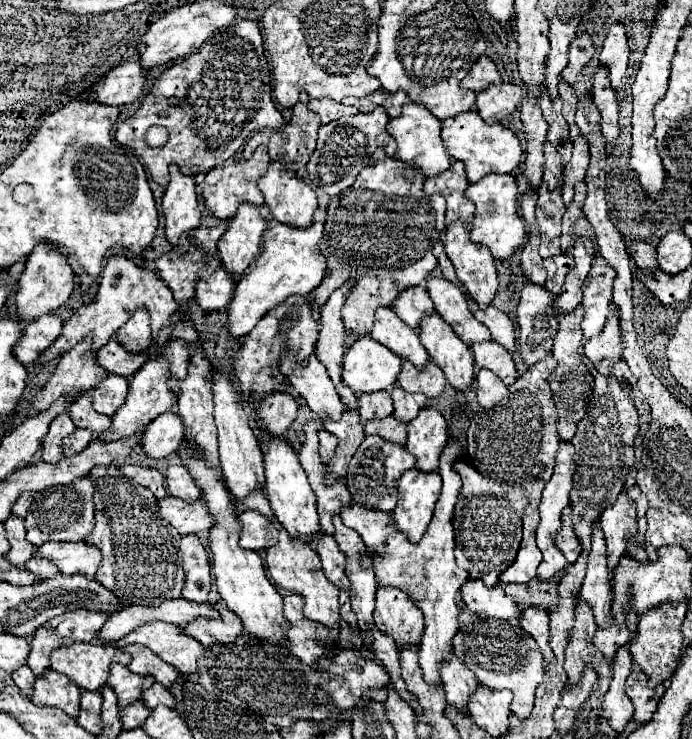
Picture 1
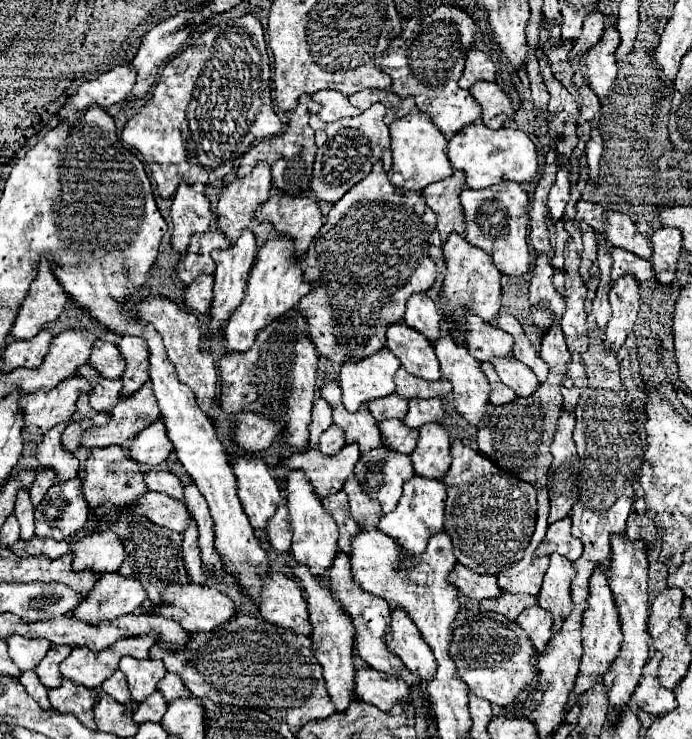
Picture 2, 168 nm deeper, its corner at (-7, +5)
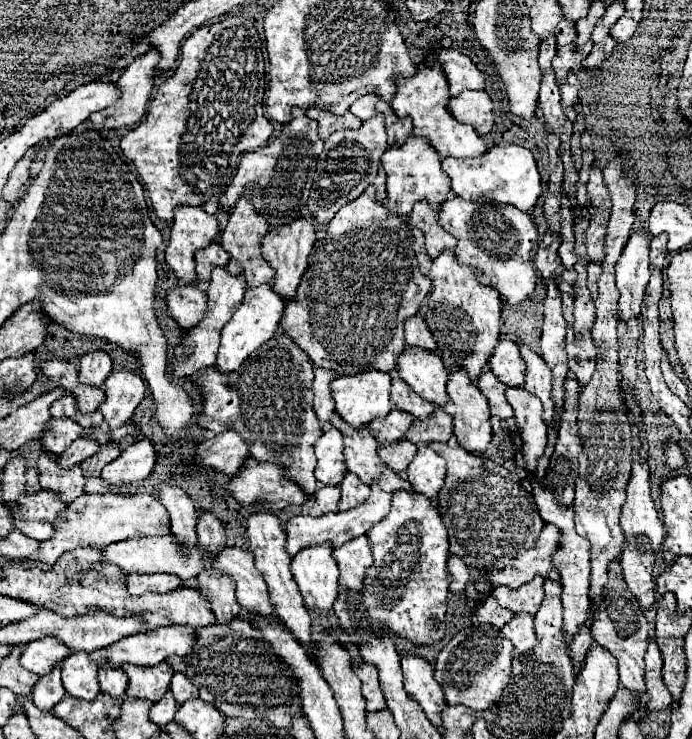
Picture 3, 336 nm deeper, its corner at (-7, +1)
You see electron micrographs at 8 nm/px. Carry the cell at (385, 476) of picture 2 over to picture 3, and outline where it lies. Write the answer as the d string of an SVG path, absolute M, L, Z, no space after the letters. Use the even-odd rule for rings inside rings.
M377 483L371 485L371 495L357 507L343 511L343 513L327 513L323 517L311 517L311 515L295 515L287 521L287 553L299 553L305 547L315 547L315 545L331 545L333 549L345 545L347 541L365 535L379 519L387 515L387 509L391 507L391 495L387 491L381 491Z

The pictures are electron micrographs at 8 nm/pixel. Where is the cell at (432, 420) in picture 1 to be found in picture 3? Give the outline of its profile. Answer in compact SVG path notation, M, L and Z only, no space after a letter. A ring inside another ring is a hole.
M419 445L419 451L407 469L407 481L415 493L433 499L443 487L445 467L447 465L435 451L431 451L427 445Z

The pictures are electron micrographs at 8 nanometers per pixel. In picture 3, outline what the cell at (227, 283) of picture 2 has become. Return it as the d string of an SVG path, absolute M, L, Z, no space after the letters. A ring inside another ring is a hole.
M217 267L213 271L209 291L207 291L209 307L207 307L205 317L189 333L185 333L183 341L173 349L173 353L169 357L169 371L175 377L193 377L201 369L215 365L217 349L219 349L219 333L225 327L225 323L231 319L231 315L239 309L239 305L243 301L243 293L245 293L245 279L243 277L229 275L225 267Z

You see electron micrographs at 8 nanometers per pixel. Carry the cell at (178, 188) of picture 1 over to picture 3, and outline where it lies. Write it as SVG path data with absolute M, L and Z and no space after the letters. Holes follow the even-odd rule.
M177 207L171 227L171 239L165 251L167 265L185 283L197 283L195 251L205 249L215 241L219 223L201 207Z

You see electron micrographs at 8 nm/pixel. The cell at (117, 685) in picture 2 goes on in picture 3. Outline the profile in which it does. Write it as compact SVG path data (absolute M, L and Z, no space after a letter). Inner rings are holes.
M103 665L103 667L99 667L99 683L101 683L103 693L121 699L125 695L125 687L127 687L127 673L123 669Z

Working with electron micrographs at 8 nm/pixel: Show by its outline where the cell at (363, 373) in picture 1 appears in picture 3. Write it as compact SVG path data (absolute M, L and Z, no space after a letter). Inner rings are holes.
M367 371L367 373L351 375L351 377L345 375L345 377L337 377L331 383L331 395L333 395L333 401L335 401L335 411L353 429L367 427L373 419L385 417L391 411L389 389L391 389L391 377L381 373L381 371Z

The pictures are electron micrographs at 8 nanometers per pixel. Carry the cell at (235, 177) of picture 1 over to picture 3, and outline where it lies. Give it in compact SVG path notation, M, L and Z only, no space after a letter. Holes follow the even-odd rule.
M247 187L245 195L239 199L239 205L235 205L235 209L231 211L227 229L223 231L223 237L221 237L223 249L231 253L231 261L227 263L225 269L231 275L243 275L245 281L247 281L247 287L259 287L263 283L271 285L273 277L275 277L275 271L269 267L269 263L261 255L261 239L269 231L269 225L265 223L265 219L251 205L251 191L253 189L255 187Z

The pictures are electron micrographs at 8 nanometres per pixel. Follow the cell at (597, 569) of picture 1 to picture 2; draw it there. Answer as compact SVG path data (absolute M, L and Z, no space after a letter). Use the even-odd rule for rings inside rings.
M595 569L589 579L589 597L587 597L587 609L583 613L581 633L583 633L583 659L581 659L579 677L573 689L573 697L587 691L595 683L595 679L601 679L603 673L607 673L611 661L619 655L619 647L621 647L619 613L617 613L611 589L607 587L607 577L601 569Z

